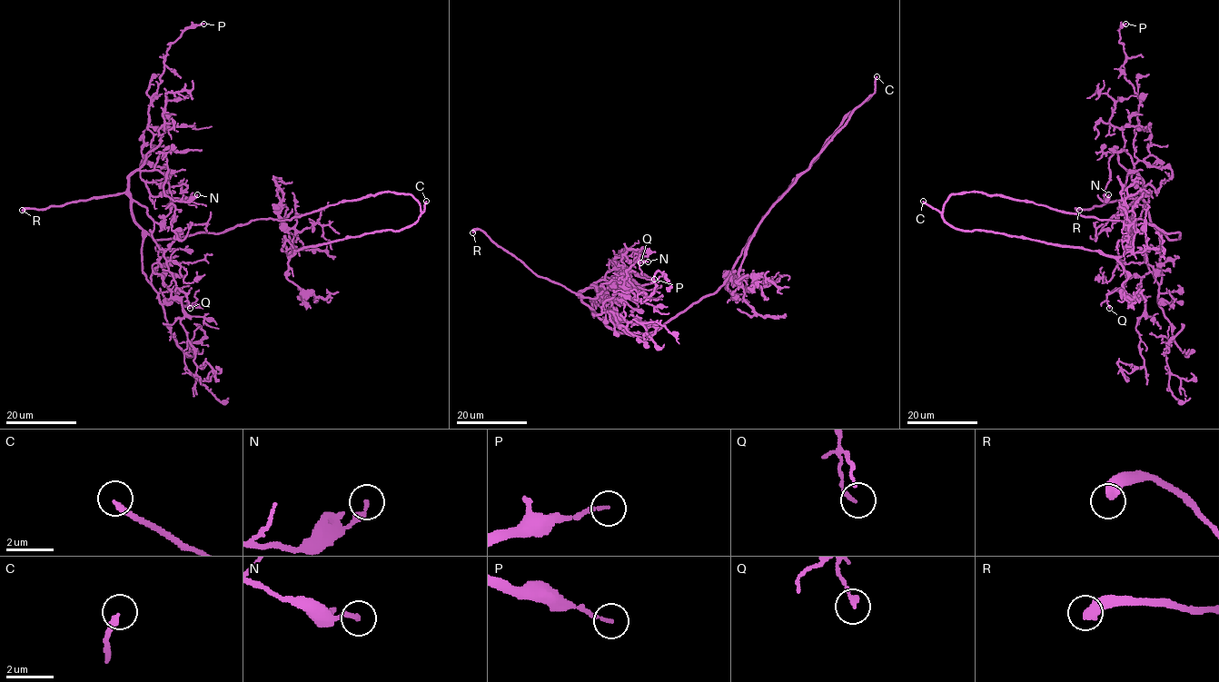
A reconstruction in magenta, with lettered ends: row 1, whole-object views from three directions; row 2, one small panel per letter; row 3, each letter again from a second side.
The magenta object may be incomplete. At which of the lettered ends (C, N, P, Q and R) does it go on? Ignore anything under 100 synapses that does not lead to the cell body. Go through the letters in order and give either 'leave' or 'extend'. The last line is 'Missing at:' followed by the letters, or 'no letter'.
C: extend
N: leave
P: leave
Q: leave
R: extend
Missing at: C, R

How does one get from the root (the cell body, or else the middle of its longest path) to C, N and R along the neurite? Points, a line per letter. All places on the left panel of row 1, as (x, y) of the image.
C: (215, 233), (256, 220), (291, 220), (340, 202), (381, 192), (410, 193), (418, 202), (421, 212), (426, 201)
N: (215, 233), (153, 239), (134, 220), (128, 178), (152, 170), (163, 152), (163, 192), (184, 202), (197, 194)
R: (215, 233), (196, 232), (153, 239), (135, 221), (132, 200), (124, 192), (44, 209), (22, 210)

